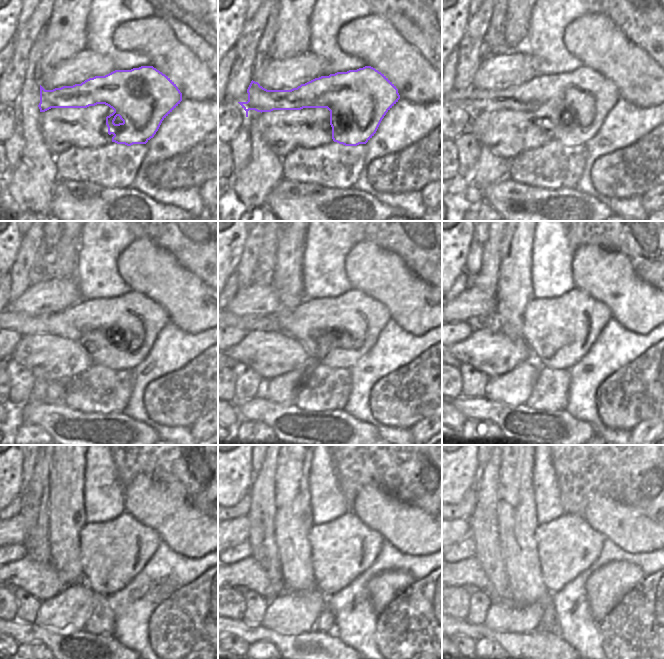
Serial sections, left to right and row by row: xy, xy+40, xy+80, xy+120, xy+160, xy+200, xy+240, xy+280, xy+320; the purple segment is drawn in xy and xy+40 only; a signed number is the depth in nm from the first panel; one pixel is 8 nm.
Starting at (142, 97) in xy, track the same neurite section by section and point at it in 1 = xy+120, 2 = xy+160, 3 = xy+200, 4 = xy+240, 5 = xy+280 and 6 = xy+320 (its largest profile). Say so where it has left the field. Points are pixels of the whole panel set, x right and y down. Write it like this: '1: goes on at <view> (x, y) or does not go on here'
1: goes on at xy+120 (118, 333)
2: goes on at xy+160 (336, 332)
3: goes on at xy+200 (559, 332)
4: goes on at xy+240 (111, 553)
5: goes on at xy+280 (342, 549)
6: goes on at xy+320 (568, 545)

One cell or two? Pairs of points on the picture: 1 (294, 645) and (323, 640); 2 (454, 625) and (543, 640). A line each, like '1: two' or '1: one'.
1: one
2: one

